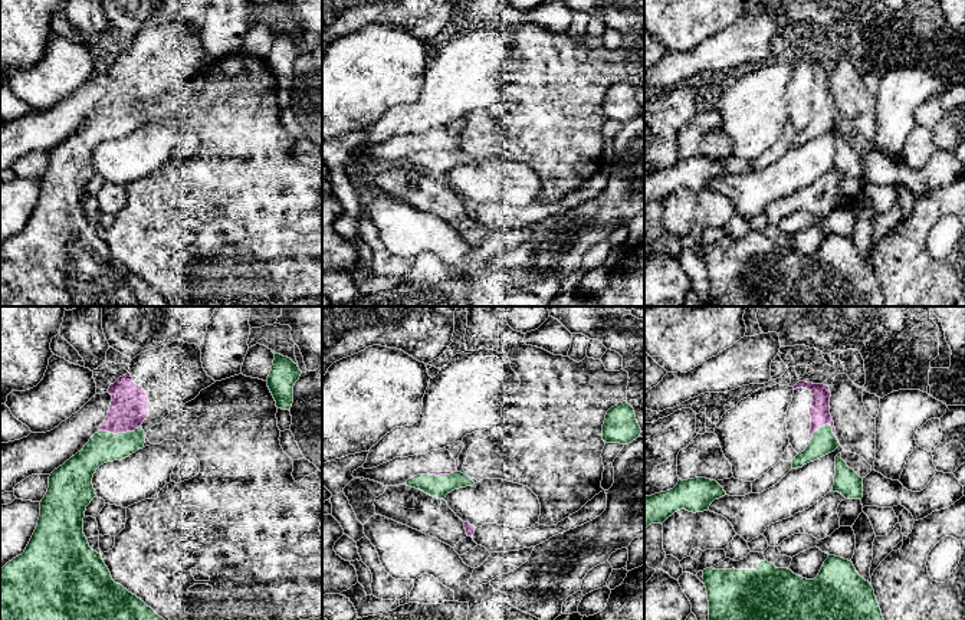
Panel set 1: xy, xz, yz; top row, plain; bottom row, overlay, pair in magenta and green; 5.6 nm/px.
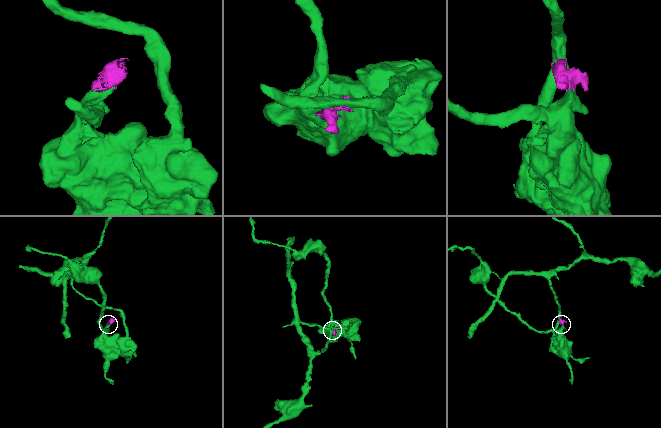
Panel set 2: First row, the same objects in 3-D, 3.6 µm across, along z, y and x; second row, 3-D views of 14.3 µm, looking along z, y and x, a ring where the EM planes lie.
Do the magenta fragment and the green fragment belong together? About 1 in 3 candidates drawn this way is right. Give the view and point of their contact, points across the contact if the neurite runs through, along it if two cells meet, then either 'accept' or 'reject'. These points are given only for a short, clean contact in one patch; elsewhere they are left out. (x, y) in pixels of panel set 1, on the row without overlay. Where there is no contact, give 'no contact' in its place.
meets magenta in xy at (121, 110); border along xy (140, 102), (125, 110), (102, 110); reject

